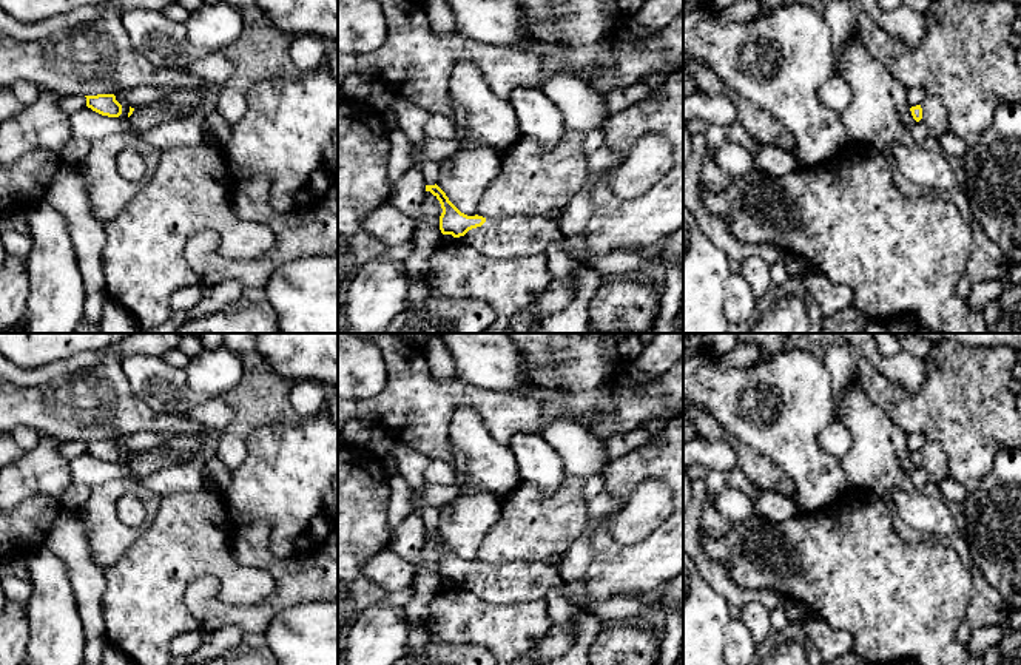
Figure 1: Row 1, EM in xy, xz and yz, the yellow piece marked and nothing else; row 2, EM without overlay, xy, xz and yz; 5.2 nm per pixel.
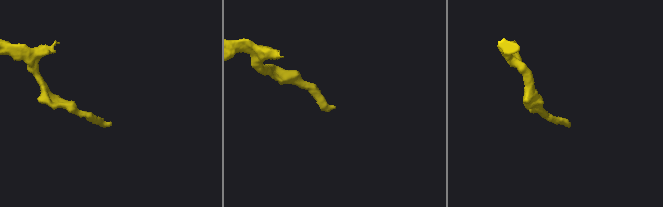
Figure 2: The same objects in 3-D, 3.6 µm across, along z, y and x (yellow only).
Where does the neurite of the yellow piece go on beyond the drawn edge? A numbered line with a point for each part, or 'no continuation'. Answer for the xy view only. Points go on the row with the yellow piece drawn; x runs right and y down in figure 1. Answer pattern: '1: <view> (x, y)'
no continuation

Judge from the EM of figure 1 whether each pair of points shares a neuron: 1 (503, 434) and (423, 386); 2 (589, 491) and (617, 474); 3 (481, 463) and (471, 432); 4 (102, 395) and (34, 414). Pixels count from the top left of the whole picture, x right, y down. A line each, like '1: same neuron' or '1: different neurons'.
1: same neuron
2: different neurons
3: same neuron
4: same neuron

